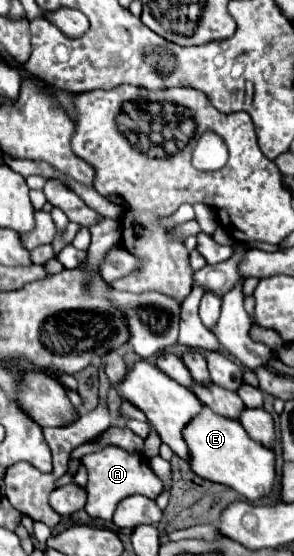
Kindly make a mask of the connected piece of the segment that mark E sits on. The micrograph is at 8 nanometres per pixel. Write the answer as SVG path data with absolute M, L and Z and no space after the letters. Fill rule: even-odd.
M202 408L194 420L182 430L182 436L188 444L190 452L190 468L200 478L210 482L226 484L242 494L246 500L258 500L272 490L274 484L274 452L264 444L252 440L238 420L230 420L226 416L218 416L210 408Z

